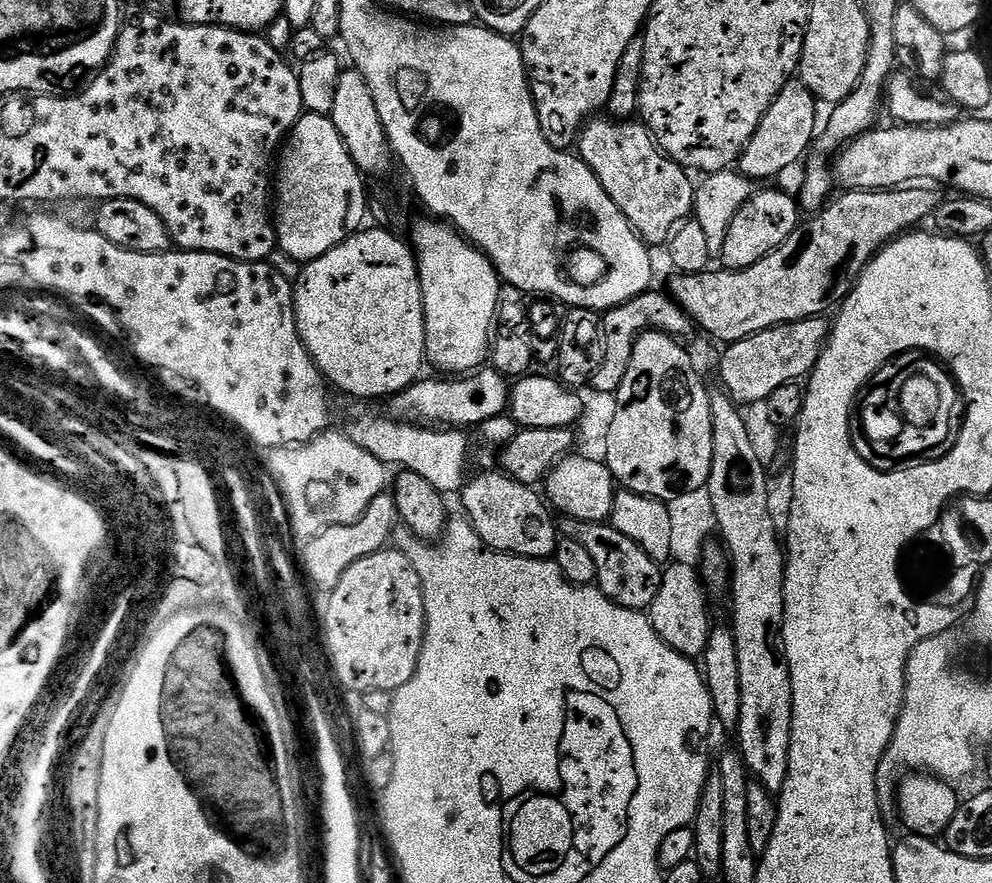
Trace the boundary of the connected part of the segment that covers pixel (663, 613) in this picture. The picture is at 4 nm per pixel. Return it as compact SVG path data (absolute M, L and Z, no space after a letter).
M672 562L663 569L663 574L658 598L654 598L650 609L650 619L654 630L678 654L689 658L703 657L710 631L710 623L708 624L709 593L706 591L706 585L699 571L690 565Z

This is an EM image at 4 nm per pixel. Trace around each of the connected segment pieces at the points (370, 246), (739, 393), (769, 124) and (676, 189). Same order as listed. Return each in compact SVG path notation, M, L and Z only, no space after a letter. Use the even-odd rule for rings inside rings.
M372 226L367 230L361 230L354 236L349 236L334 250L322 254L322 258L307 261L300 269L300 276L294 282L294 295L296 298L296 325L298 334L310 354L310 358L318 366L320 373L324 375L325 381L333 389L341 388L348 396L365 396L372 400L375 396L384 396L391 398L404 388L408 388L416 383L421 375L420 367L425 367L426 357L426 318L424 317L424 299L420 289L420 275L416 269L416 257L409 245L404 244L396 237L397 233L392 230L385 230L379 226Z
M812 316L809 320L767 328L736 344L727 345L723 349L724 357L720 360L719 387L741 406L763 405L764 401L770 398L770 394L778 390L778 386L803 381L811 373L828 343L829 331L830 324L827 319Z
M799 78L789 80L778 98L774 98L758 130L754 130L754 138L750 138L750 142L744 147L744 154L738 161L739 173L752 182L772 182L787 165L793 165L798 159L807 157L818 135L816 104L818 105L818 97Z
M600 118L589 119L580 130L578 141L580 159L586 162L586 166L590 166L590 170L594 170L598 182L602 182L602 190L606 190L606 194L610 194L614 206L618 206L618 210L622 210L622 214L628 219L632 229L640 235L645 244L649 246L667 245L672 233L693 215L696 194L694 180L693 182L691 180L693 177L682 165L675 164L665 152L660 151L647 124L637 122L635 119L596 119Z

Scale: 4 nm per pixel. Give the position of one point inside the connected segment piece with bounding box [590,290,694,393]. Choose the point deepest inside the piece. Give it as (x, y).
(652, 311)

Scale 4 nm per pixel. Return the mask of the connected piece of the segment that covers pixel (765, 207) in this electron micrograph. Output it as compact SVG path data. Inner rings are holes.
M776 186L765 188L768 188L765 192L753 191L749 200L734 214L733 221L726 230L726 240L718 260L719 263L724 263L721 265L727 271L733 272L754 266L754 262L766 258L782 247L802 223L802 209L797 197L781 191Z

